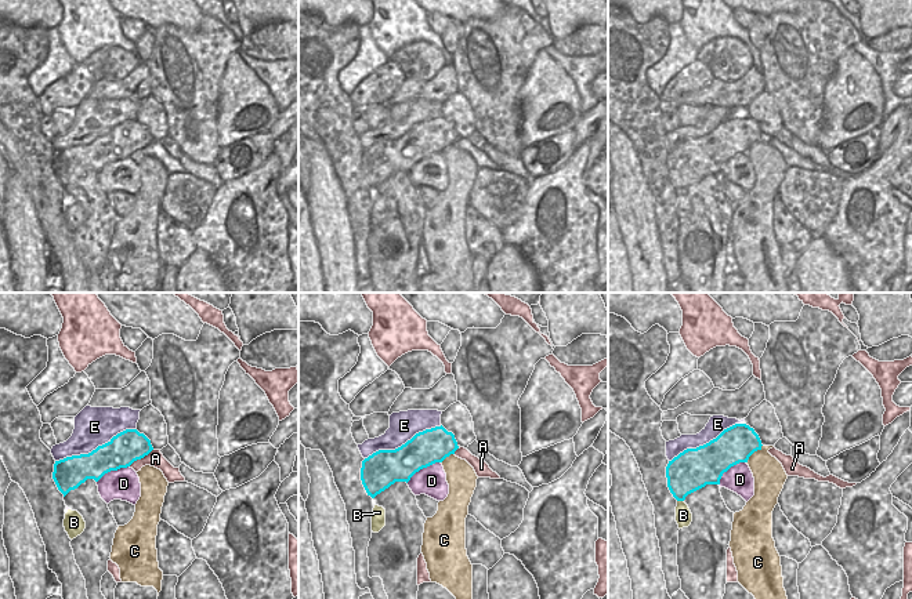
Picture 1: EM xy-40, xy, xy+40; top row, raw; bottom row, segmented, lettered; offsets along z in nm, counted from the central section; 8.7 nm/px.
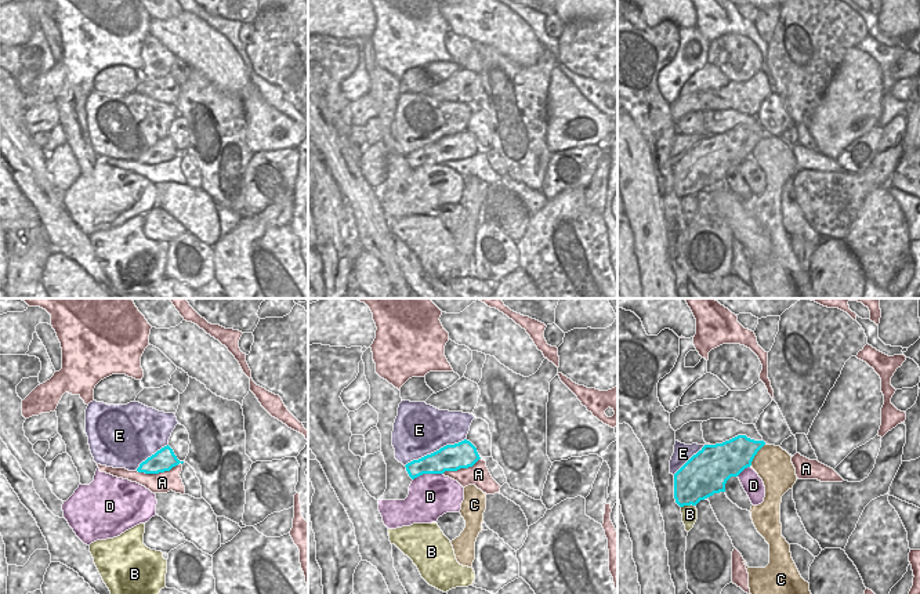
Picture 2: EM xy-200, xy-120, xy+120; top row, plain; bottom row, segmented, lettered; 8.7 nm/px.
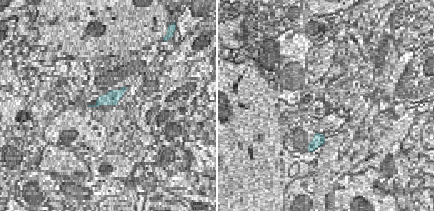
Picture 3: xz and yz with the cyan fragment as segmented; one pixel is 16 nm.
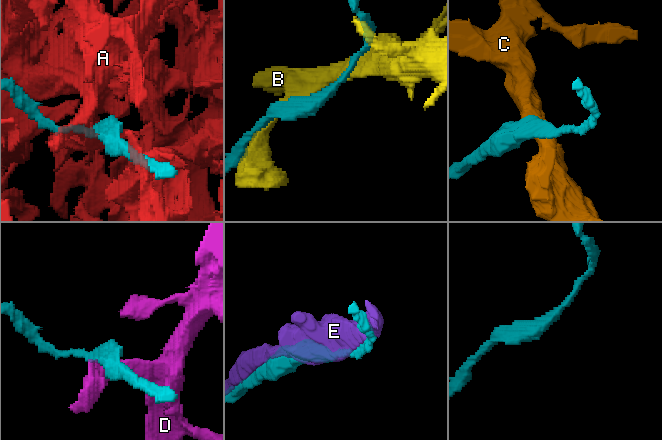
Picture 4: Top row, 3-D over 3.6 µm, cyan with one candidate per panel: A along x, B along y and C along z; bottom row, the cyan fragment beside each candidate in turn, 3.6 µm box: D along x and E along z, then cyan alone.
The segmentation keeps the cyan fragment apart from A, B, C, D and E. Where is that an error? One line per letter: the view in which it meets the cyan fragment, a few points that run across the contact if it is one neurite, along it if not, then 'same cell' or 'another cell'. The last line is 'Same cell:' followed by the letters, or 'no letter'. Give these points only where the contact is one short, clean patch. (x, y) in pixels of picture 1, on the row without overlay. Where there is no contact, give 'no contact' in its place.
A: xy-40 | another cell
B: xy+40 | another cell
C: xy+40 | xy+40 (762, 135), (746, 153) | another cell
D: xy | xy (440, 152), (420, 159), (406, 173) | another cell
E: xy-40 | another cell
Same cell: no letter

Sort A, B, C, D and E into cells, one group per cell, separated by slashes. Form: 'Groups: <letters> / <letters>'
Groups: A / B / C / D / E.

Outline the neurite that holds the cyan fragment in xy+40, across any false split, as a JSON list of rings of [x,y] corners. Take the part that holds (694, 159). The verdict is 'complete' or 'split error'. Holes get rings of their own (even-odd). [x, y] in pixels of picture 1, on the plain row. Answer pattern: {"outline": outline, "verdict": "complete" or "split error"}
{"outline": [[[746,115],[724,120],[716,130],[687,139],[666,157],[667,178],[677,192],[706,175],[720,175],[724,163],[761,141],[759,126]]], "verdict": "complete"}

